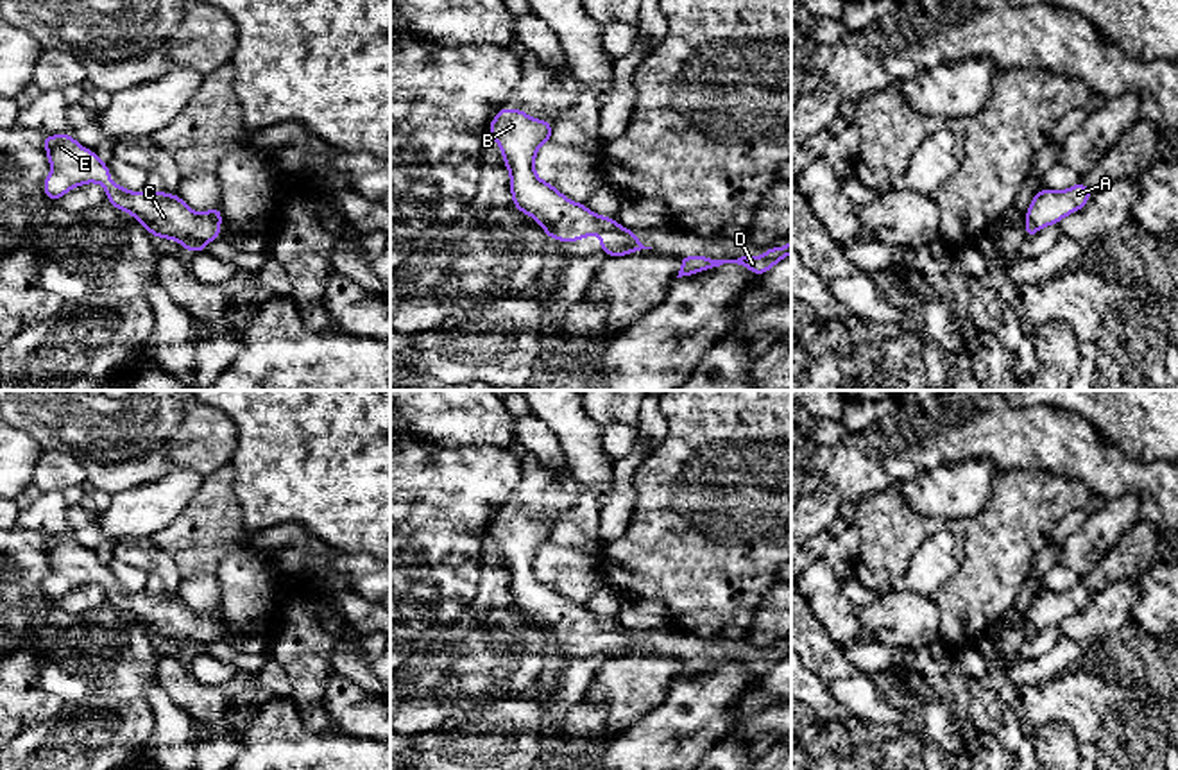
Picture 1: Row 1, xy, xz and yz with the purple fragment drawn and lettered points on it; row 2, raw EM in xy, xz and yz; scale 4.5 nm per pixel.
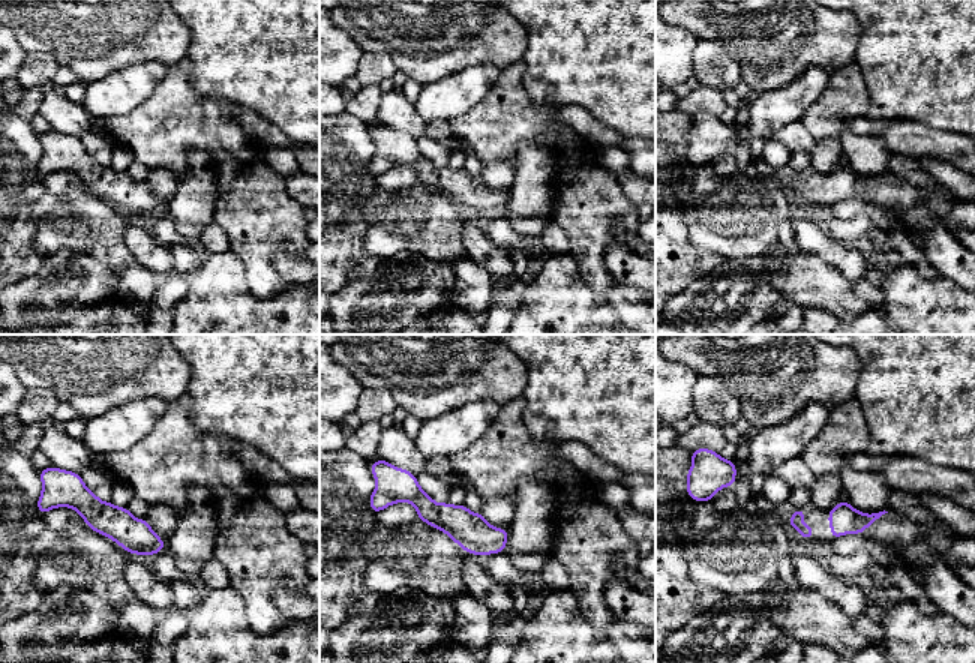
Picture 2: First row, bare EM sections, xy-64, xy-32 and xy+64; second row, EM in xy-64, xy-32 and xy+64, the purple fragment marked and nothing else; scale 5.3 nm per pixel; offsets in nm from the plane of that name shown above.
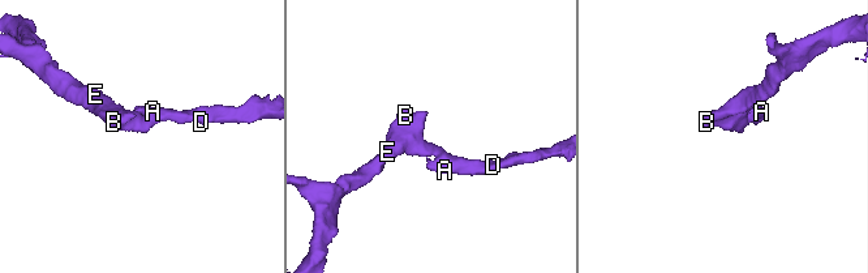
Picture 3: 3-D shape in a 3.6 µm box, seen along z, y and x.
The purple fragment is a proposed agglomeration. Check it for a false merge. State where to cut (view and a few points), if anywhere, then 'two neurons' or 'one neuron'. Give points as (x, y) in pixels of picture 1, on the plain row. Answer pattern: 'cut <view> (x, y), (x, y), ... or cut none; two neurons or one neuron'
cut none; one neuron

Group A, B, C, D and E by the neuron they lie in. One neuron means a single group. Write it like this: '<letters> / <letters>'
A B C D E

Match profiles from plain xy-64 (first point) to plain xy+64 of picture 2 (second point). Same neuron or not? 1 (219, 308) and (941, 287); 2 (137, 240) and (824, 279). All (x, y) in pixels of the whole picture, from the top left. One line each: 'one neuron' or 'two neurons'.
1: one neuron
2: two neurons

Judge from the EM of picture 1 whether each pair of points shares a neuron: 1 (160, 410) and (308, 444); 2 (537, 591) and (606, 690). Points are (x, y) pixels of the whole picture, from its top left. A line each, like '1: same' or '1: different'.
1: different
2: different

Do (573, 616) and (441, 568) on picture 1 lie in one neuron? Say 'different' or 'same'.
different

